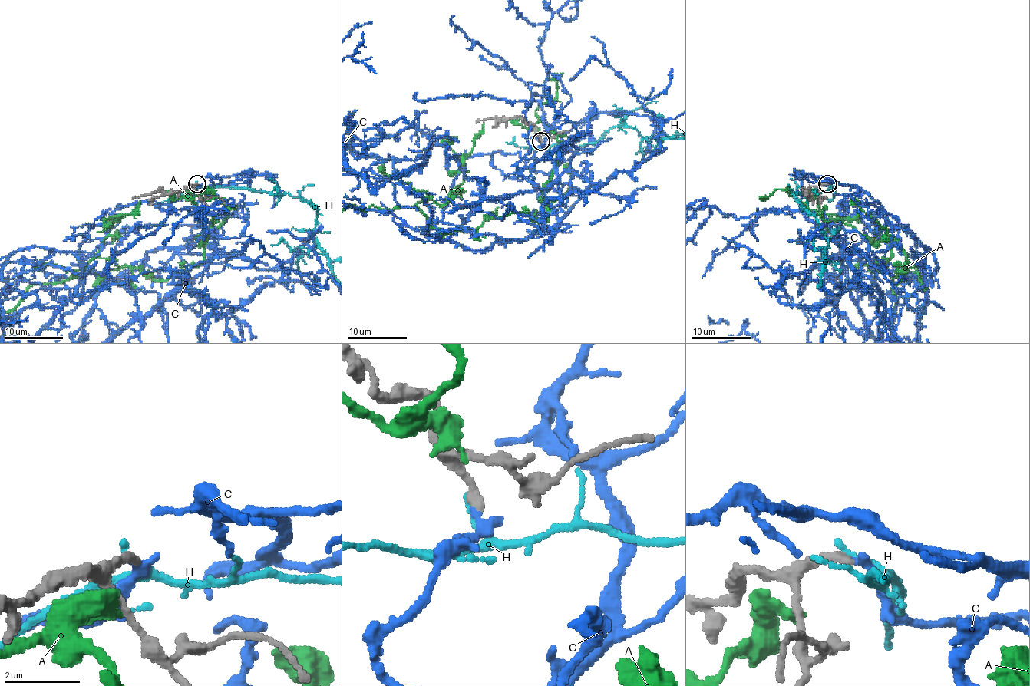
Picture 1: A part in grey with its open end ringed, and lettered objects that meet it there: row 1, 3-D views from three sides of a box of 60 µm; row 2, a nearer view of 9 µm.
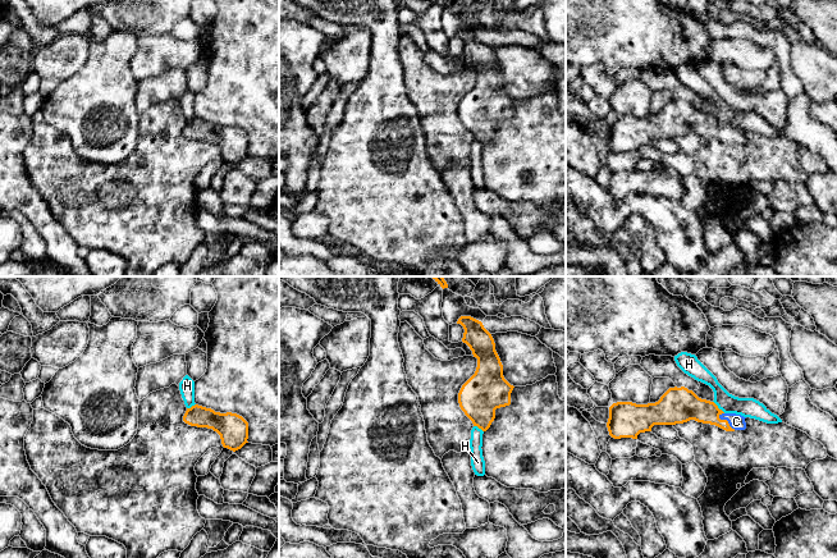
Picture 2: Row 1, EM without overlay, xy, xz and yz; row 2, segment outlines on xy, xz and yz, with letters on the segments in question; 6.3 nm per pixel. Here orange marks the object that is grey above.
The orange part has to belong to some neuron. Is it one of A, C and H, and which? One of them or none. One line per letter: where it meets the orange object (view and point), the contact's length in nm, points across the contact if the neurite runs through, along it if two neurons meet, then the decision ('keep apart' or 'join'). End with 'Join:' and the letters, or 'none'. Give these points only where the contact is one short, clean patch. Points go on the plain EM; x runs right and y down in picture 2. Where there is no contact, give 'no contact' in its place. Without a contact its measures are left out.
A: no contact; keep apart
C: meets orange in yz at (727, 135); contact 140 nm long; runs through yz (690, 120), (727, 135), (736, 135); join
H: meets orange in yz at (717, 120); contact 110 nm long; border along yz (713, 114), (725, 126); keep apart
Join: C

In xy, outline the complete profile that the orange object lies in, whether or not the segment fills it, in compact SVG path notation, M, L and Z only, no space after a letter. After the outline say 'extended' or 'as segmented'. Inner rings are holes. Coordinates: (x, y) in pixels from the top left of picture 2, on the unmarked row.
M195 118L187 122L183 134L191 140L212 142L220 148L223 160L233 165L248 156L248 136L237 127L220 127Z; as segmented

